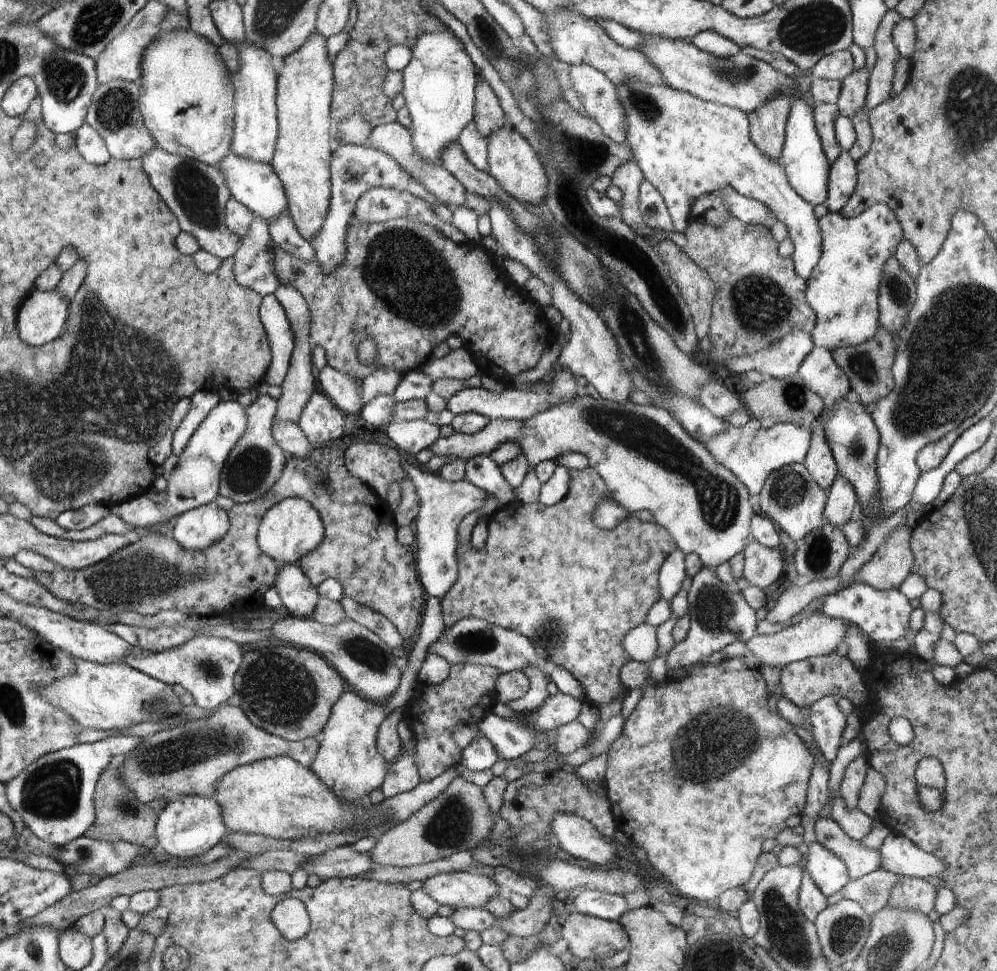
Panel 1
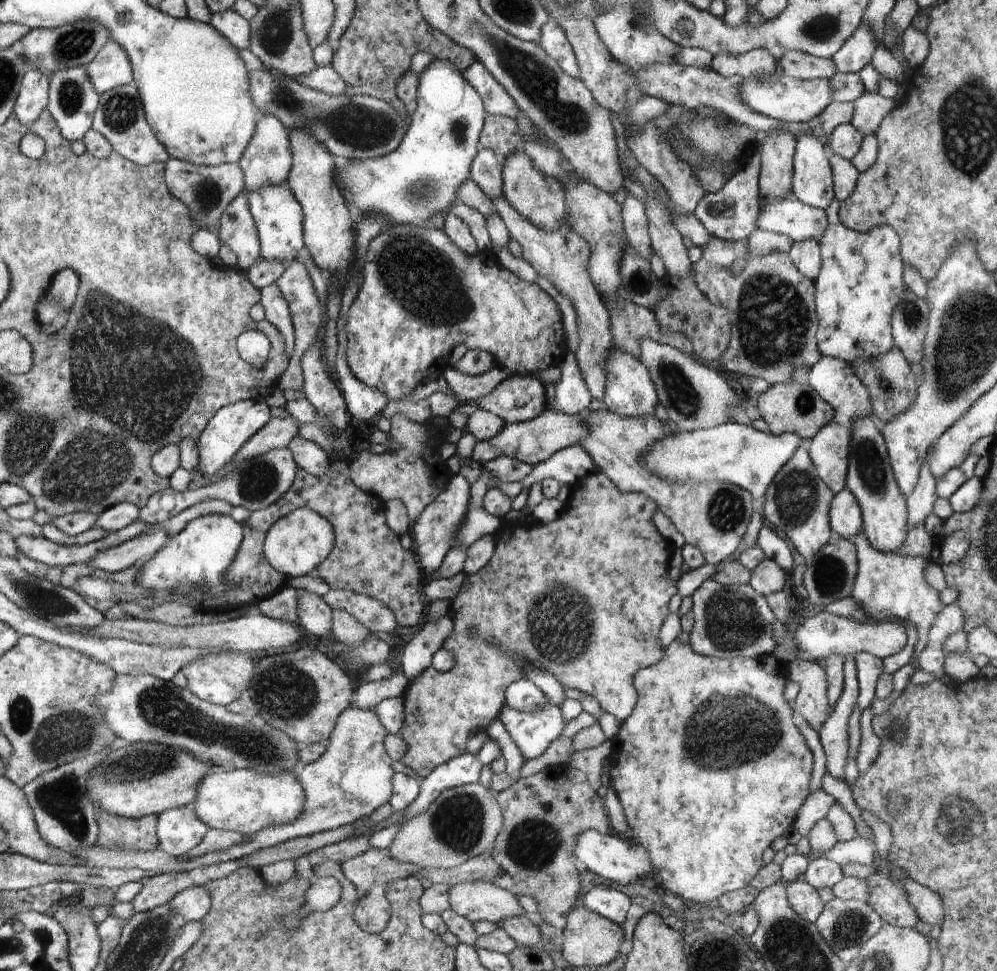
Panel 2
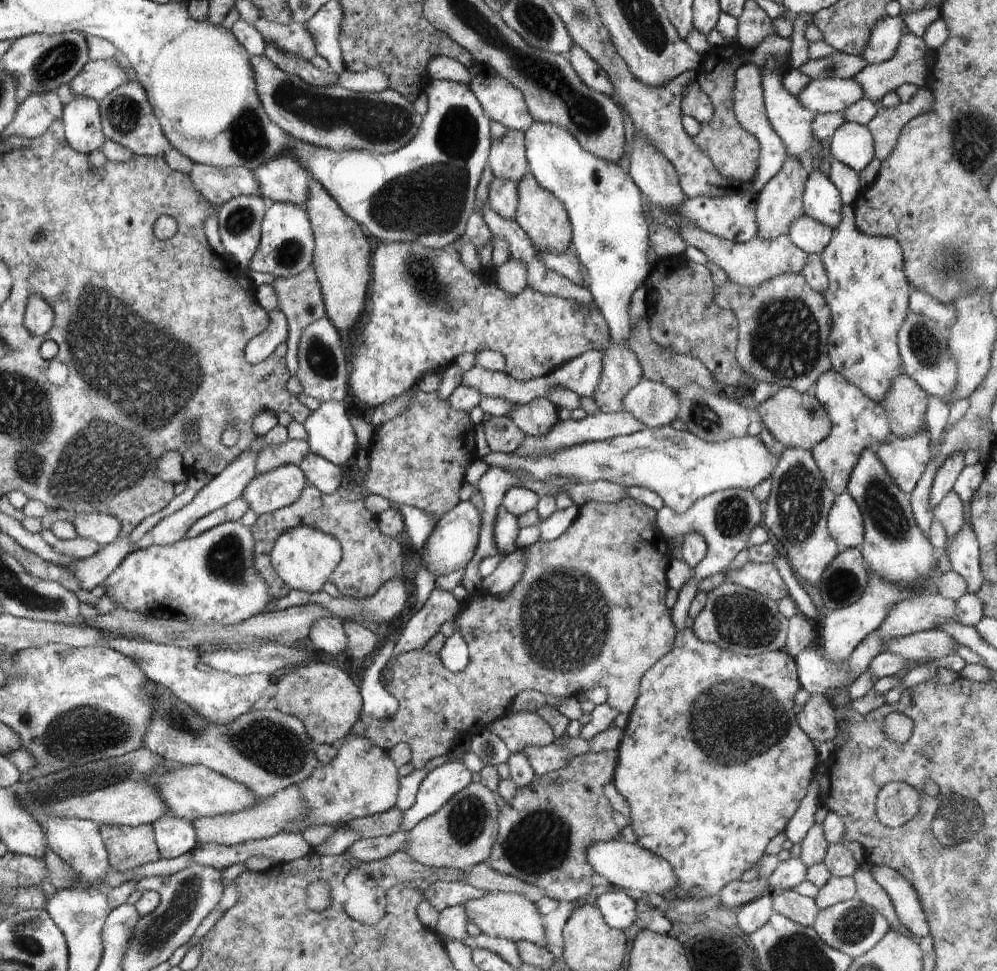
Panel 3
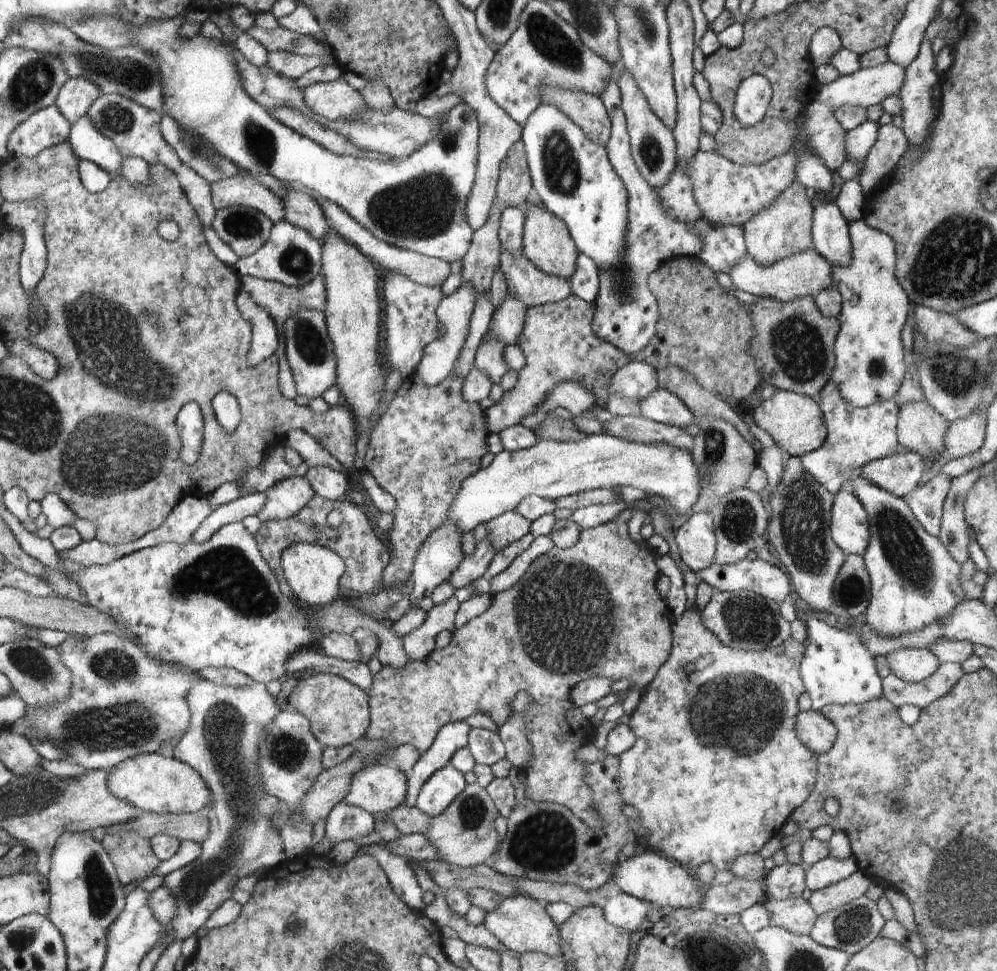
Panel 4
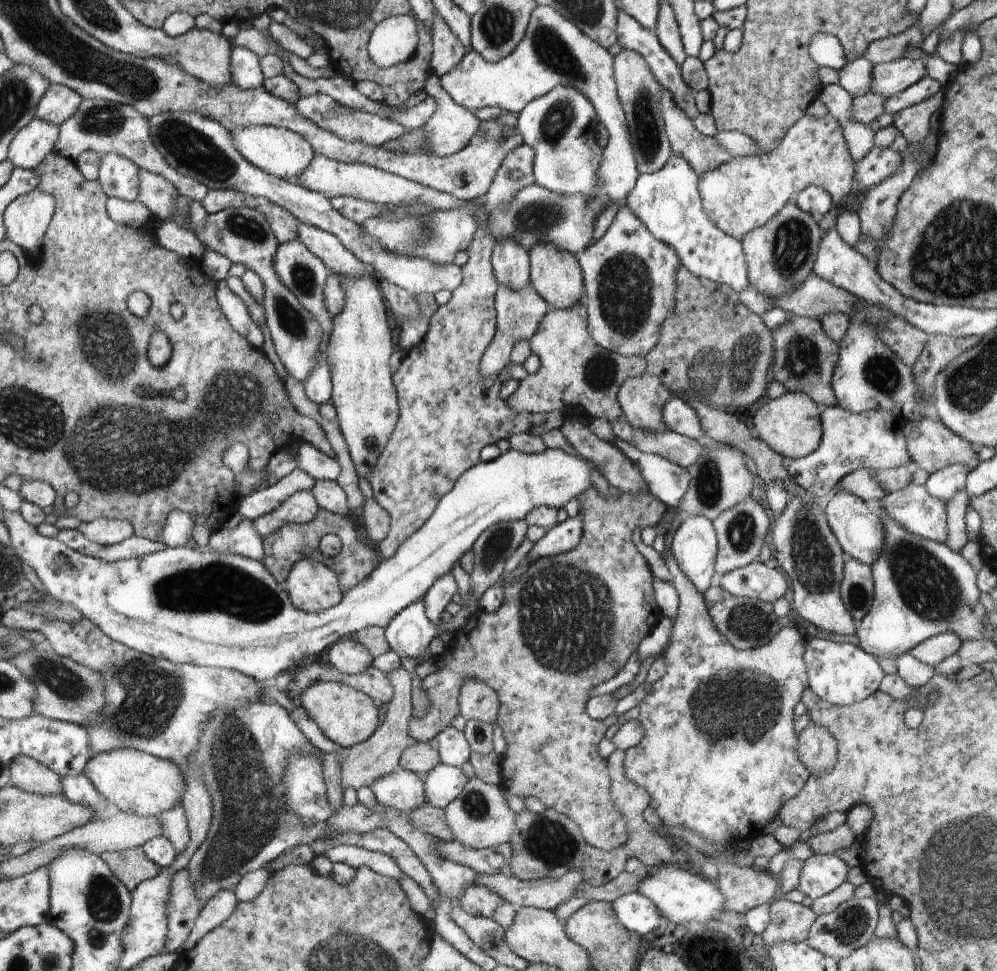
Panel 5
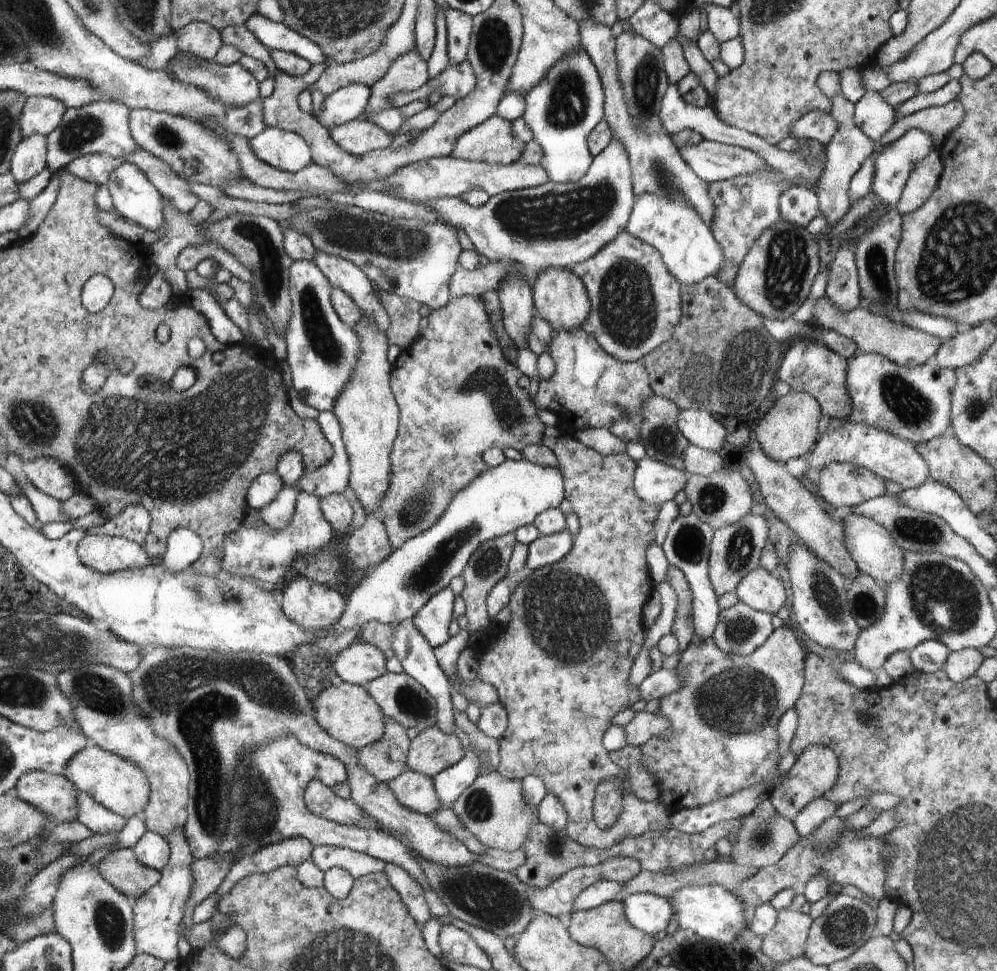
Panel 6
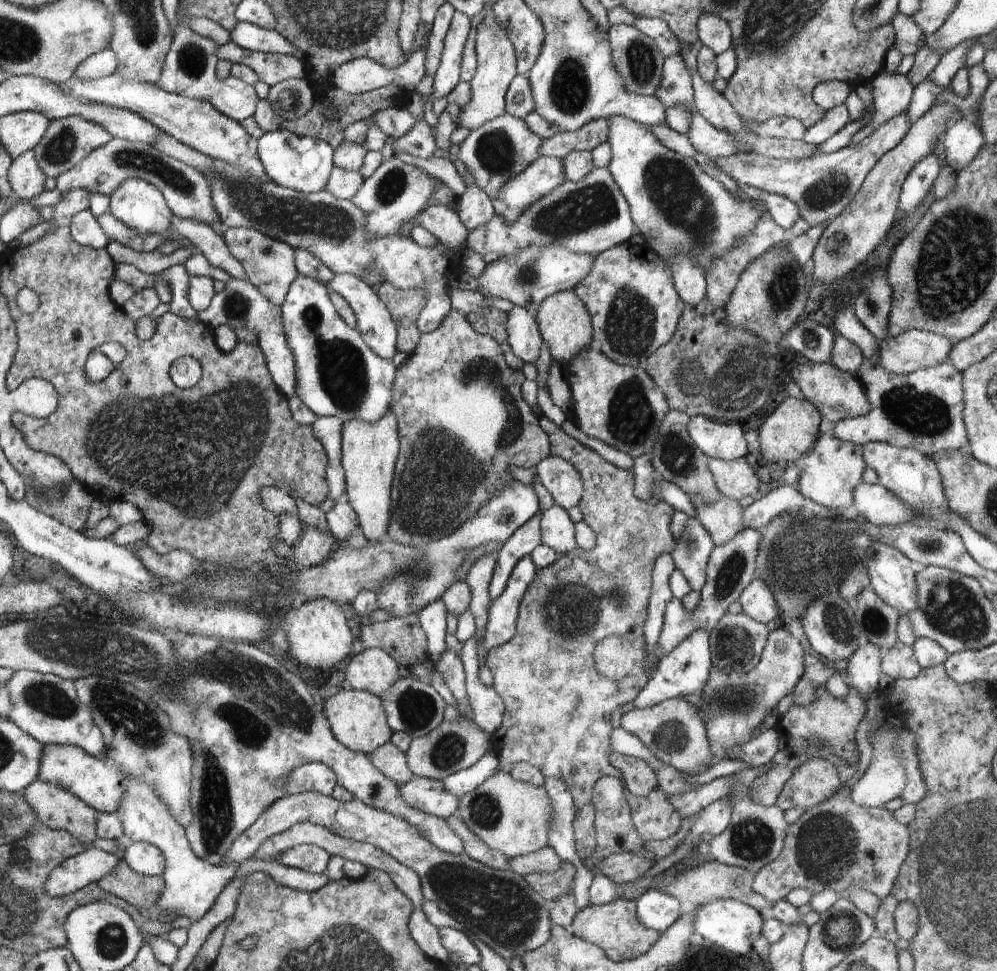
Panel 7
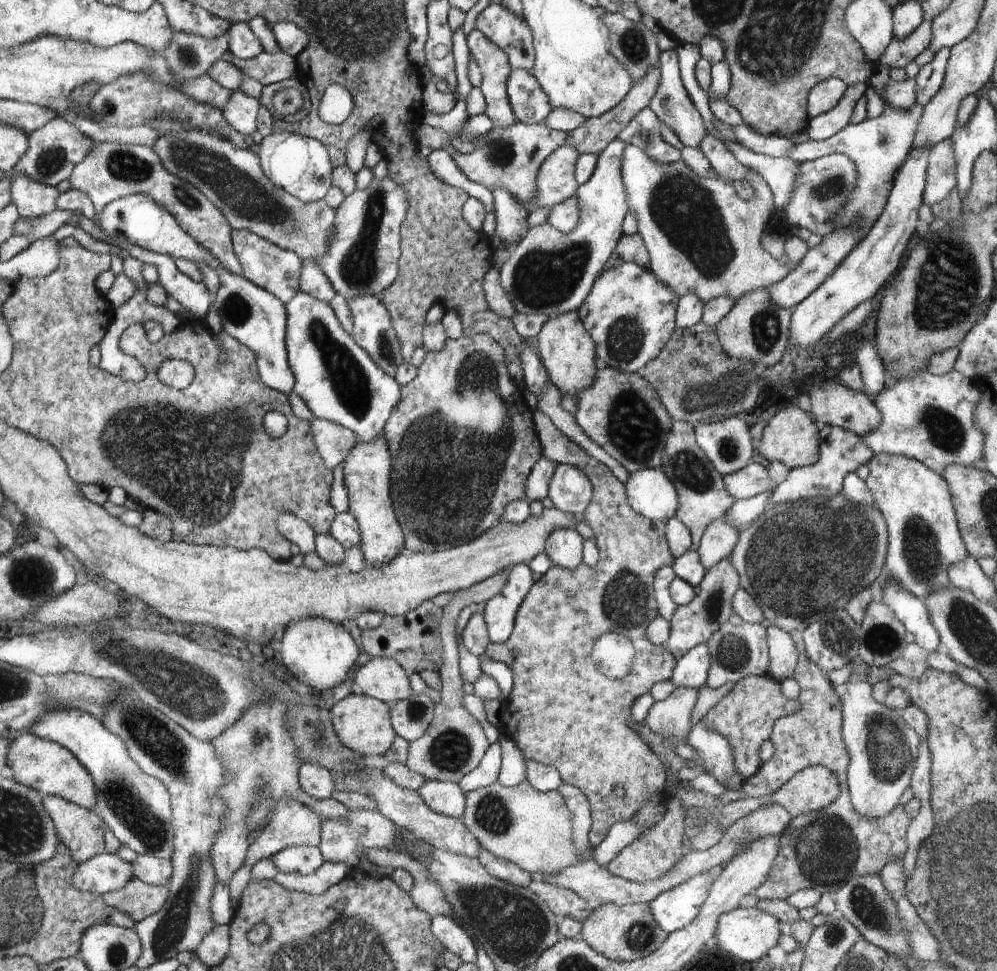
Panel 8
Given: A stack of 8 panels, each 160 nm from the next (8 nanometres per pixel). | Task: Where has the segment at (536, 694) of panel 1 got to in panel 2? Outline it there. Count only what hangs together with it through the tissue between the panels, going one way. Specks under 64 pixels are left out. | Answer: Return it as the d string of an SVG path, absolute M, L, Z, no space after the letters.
M548 702L532 713L521 713L505 704L501 708L498 720L504 724L511 739L516 743L525 765L529 760L538 758L547 749L547 746L562 734L564 726L568 723L562 711Z

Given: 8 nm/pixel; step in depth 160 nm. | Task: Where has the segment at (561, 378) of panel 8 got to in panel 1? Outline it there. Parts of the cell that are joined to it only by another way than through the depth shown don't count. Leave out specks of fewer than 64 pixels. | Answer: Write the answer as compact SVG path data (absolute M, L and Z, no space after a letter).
M506 126L492 133L486 139L488 149L489 174L516 200L529 205L544 205L547 197L549 178L546 176L539 154L522 138L519 132Z

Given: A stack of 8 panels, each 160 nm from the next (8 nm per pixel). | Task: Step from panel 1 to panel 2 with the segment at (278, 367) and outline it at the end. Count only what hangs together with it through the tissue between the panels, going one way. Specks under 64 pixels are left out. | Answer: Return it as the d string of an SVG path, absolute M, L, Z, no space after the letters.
M276 283L264 287L260 292L261 299L259 302L264 307L265 319L271 322L278 329L278 332L282 334L285 353L290 358L295 345L295 334L289 306Z

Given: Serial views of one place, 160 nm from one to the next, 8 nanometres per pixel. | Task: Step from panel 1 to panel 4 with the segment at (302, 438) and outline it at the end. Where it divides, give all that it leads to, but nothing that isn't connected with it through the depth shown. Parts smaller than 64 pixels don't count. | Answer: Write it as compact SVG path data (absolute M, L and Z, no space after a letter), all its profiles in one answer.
M310 466L306 477L314 493L328 501L343 498L348 490L348 478L326 466Z

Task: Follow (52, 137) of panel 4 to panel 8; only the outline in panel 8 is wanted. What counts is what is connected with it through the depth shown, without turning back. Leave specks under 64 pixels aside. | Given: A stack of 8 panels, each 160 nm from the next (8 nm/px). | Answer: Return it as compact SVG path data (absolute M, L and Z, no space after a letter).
M15 175L10 194L19 216L35 219L57 209L61 192L56 187L33 181L28 175Z

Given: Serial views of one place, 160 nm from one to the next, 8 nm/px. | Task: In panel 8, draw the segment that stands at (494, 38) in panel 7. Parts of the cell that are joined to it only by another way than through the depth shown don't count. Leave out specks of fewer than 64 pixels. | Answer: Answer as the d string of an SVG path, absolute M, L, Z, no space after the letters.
M476 29L466 36L466 42L483 76L479 90L487 102L485 115L500 129L516 124L518 120L507 97L507 80L513 69L507 54Z

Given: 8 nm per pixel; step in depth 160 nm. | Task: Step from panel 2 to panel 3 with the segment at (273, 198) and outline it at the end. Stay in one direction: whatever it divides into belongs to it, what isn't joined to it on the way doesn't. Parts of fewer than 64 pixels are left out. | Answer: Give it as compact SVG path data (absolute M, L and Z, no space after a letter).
M274 202L266 205L261 223L261 240L254 254L249 270L260 274L272 274L276 278L290 278L304 272L313 262L314 236L307 212L300 206L288 202Z

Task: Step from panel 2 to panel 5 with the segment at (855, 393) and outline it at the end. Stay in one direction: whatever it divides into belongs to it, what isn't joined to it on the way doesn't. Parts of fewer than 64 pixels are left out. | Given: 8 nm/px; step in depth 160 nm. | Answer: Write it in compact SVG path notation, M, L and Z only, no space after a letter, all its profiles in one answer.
M838 405L826 407L820 414L820 446L812 454L794 459L787 468L792 480L806 493L826 498L838 481L855 470L890 470L912 462L901 429L902 421L890 411L869 410L856 414Z

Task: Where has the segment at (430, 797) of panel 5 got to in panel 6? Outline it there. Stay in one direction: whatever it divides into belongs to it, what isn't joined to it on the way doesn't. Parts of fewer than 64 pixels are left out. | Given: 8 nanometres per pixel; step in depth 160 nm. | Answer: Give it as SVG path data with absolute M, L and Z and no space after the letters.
M470 748L460 762L432 778L436 798L440 800L441 806L452 806L479 775L478 756L474 748Z

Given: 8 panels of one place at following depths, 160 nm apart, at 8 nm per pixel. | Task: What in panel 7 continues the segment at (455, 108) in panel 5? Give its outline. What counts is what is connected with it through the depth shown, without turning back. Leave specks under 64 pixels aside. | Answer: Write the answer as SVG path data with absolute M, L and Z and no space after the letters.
M506 113L471 131L461 142L457 156L476 180L478 188L492 200L497 197L504 182L518 176L541 156L540 145L543 140L528 128L523 118Z

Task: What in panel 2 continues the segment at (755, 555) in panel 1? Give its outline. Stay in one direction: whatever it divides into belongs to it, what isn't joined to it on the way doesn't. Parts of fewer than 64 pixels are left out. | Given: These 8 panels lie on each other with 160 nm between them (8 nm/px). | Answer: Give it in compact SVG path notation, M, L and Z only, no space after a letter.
M764 559L756 568L751 570L749 585L762 596L767 597L784 591L787 583L785 570L782 570L772 559Z

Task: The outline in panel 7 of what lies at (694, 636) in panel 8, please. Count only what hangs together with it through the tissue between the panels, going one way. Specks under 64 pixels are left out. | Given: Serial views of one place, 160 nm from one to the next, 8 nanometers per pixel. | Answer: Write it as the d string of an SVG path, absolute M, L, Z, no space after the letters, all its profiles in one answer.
M743 529L730 542L715 546L707 564L707 581L701 590L701 600L695 611L684 609L681 601L673 597L666 605L663 627L659 636L660 646L665 654L686 640L693 631L707 629L710 632L716 623L728 613L728 606L739 600L748 584L757 579L756 555L761 537L760 531Z

